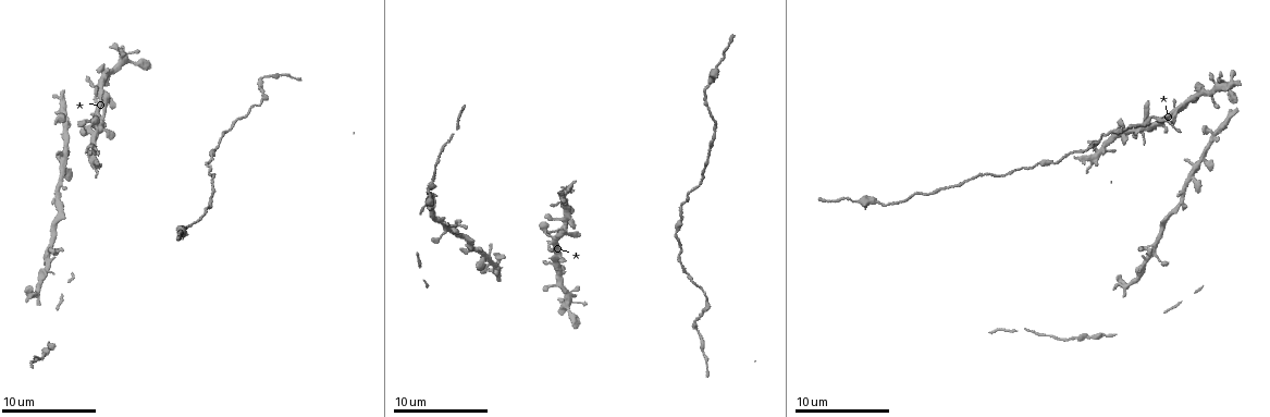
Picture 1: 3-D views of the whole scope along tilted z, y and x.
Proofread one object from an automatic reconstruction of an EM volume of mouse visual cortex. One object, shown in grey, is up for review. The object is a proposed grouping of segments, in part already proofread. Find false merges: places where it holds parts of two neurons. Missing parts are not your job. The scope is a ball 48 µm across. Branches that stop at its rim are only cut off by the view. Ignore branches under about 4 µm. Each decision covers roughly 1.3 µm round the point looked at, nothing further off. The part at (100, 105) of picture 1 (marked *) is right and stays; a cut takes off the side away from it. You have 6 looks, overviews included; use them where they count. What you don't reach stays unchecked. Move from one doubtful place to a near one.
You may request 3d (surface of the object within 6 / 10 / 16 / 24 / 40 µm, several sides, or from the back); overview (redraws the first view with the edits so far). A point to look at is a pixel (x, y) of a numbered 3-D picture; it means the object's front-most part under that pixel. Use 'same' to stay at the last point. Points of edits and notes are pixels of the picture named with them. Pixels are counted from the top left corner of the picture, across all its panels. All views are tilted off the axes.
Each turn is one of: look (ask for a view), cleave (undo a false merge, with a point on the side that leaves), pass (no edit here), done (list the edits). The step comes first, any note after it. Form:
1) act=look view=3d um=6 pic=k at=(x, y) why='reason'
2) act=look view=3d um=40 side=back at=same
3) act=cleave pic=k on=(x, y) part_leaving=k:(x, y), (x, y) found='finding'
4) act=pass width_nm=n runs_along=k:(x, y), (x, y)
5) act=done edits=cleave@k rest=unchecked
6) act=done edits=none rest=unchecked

act=look view=3d um=6 pic=1 at=(563, 227) why='narrows sharply'

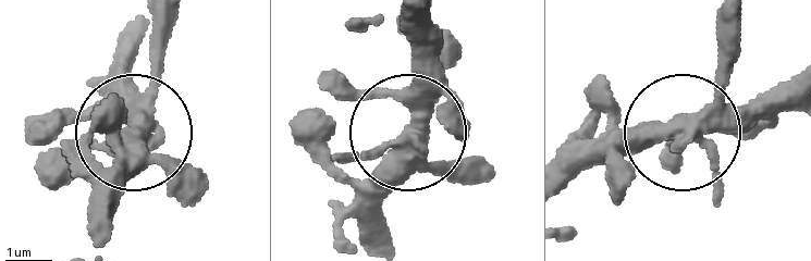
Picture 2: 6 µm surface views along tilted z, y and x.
act=look view=3d um=6 side=back pic=2 at=(410, 127) why='from behind'

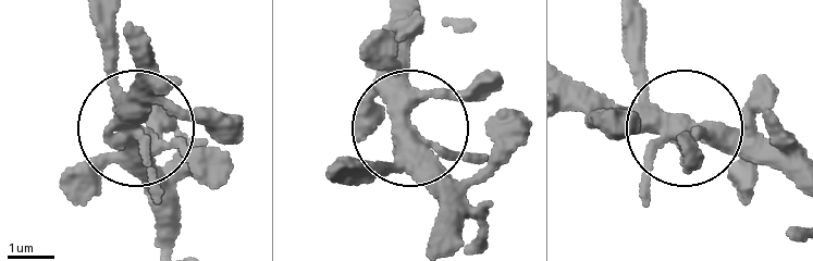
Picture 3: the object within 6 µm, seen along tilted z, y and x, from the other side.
act=pass runs_along=3:(441, 238), (395, 28) found='one neuron here'

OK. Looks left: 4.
act=look view=3d um=16 pic=1 at=(100, 82) why='branch point'

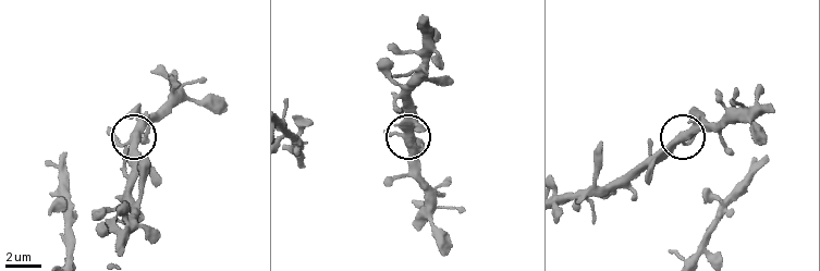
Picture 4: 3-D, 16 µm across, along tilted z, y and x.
act=pass runs_along=4:(410, 109), (416, 122), (410, 143), (423, 181) found='one neuron here'

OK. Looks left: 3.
act=look view=3d um=10 pic=1 at=(1094, 156) why='sudden change in width'

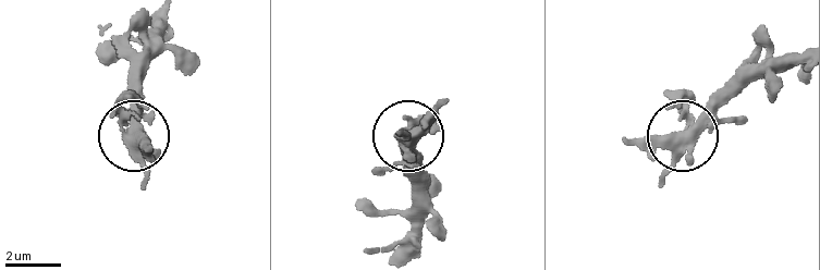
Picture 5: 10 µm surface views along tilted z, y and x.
act=pass arms=4 found='continuous, no second neuron'

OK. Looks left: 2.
act=done edits=none rest=unchecked

